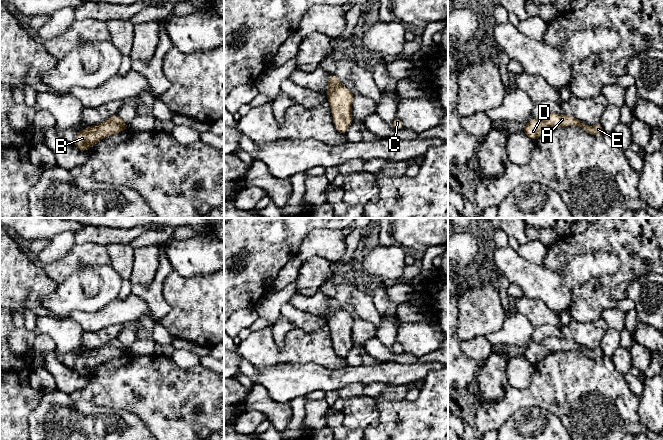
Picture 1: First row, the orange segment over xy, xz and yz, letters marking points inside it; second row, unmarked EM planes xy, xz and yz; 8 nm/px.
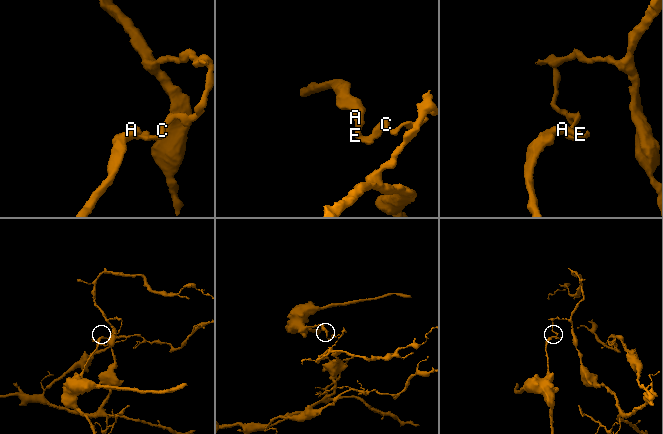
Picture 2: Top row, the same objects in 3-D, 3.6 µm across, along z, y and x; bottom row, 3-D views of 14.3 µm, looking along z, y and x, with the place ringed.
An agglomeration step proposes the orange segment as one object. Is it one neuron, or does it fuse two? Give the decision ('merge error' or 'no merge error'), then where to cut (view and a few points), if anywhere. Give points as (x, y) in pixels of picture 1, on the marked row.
merge error; cut in xy along (108, 119), (124, 129)

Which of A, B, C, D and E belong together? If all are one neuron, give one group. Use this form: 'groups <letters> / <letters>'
groups A C E / B D

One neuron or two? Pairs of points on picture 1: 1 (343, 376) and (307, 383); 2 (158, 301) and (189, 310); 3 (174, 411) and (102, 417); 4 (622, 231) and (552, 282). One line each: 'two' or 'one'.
1: one
2: two
3: two
4: two

